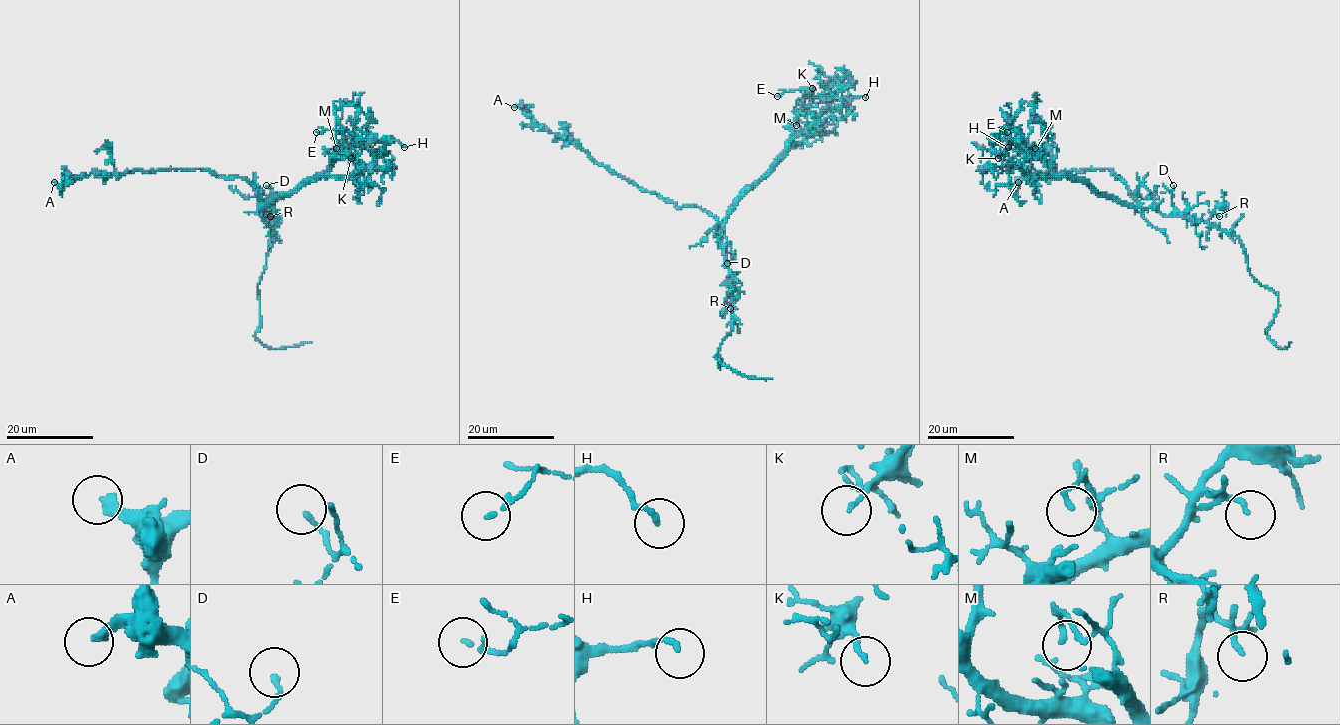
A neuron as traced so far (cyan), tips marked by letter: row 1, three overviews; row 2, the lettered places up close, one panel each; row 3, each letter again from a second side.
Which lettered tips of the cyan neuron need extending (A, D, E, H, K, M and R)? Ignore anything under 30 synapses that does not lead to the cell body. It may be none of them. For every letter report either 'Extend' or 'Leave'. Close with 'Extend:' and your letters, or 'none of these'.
A: Leave
D: Leave
E: Leave
H: Leave
K: Leave
M: Leave
R: Leave
Extend: none of these

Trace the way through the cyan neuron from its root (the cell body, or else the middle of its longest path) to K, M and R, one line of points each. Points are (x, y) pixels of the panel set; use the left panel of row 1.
K: (260, 208), (285, 197), (303, 181), (324, 175), (331, 159), (348, 145), (351, 145), (351, 158)
M: (260, 208), (285, 197), (303, 181), (324, 175), (340, 152), (338, 145), (336, 148)
R: (260, 208), (268, 220), (265, 213), (270, 216)

